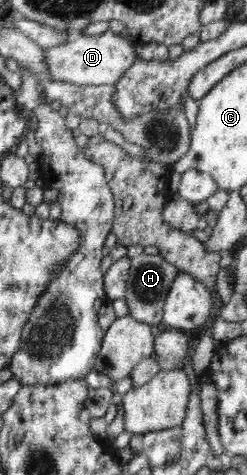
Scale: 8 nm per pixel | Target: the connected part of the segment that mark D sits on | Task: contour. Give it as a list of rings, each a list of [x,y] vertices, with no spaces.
[[[112,29],[98,36],[77,34],[68,38],[68,42],[64,44],[59,43],[58,46],[44,48],[44,61],[54,81],[69,82],[78,86],[114,85],[139,59],[135,44],[133,40],[122,37]]]

